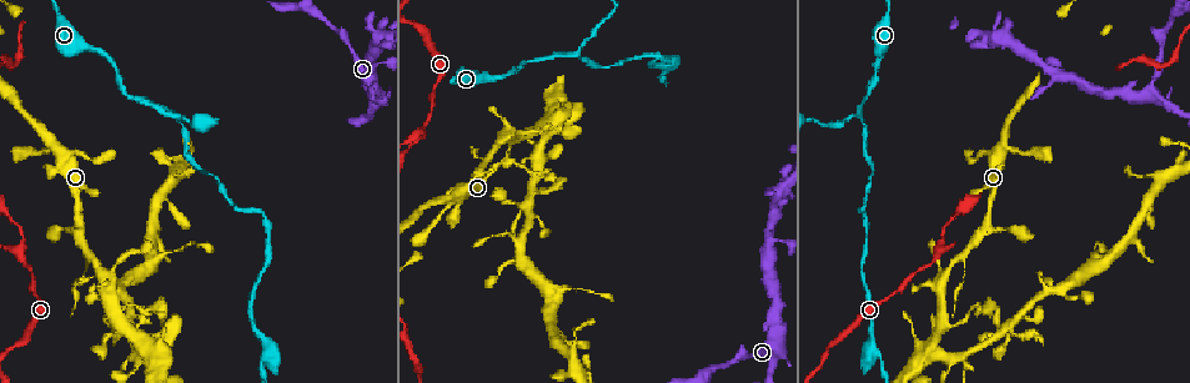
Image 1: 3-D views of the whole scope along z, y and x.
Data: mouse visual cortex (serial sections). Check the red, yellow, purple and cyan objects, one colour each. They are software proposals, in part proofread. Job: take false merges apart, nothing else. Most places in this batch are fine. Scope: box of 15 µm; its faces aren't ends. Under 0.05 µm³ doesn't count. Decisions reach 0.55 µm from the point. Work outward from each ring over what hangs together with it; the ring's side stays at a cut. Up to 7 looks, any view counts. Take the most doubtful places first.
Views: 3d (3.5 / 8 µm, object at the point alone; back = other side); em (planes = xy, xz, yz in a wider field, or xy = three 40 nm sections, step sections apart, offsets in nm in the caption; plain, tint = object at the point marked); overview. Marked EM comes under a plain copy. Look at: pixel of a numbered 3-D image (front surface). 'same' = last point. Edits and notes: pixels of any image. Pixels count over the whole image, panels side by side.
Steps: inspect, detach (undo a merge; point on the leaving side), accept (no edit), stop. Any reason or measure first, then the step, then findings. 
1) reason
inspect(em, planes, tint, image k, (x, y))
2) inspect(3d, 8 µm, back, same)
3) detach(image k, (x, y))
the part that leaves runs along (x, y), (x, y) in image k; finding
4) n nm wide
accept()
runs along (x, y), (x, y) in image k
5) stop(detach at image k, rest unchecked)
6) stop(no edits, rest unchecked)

three arms meet
inspect(3d, 3.5 µm, image 1, (575, 55))

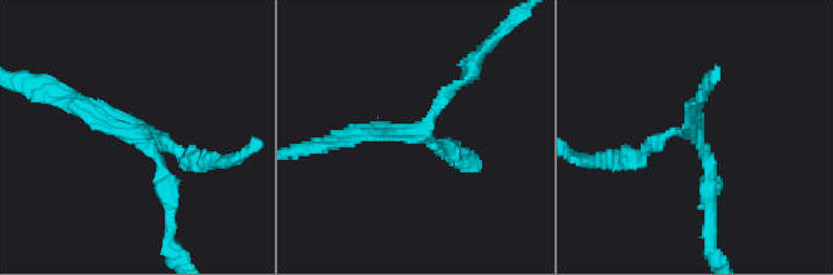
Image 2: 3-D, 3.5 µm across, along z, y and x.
arms of 150, 200, 200 nm
accept()
one cell here

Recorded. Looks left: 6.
branch point
inspect(3d, 8 µm, image 1, (369, 68))

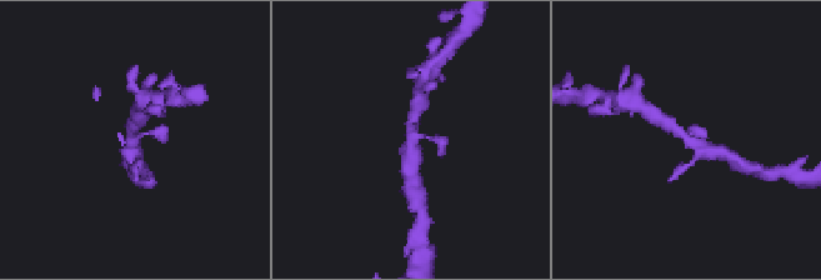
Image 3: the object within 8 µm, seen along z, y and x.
inspect(3d, 3.5 µm, image 3, (689, 138))

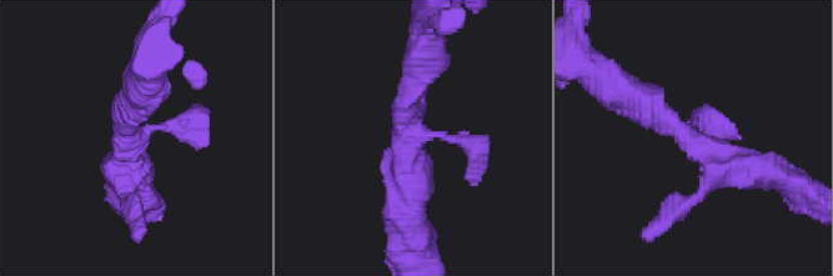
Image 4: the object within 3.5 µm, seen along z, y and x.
accept()
runs along (768, 174), (717, 162), (631, 93) in image 4; all the same cell

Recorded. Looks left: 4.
branch point
inspect(3d, 3.5 µm, image 1, (115, 316))

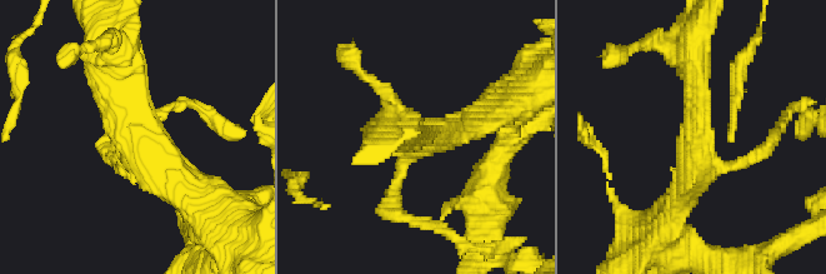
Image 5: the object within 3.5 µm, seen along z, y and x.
3 arms; arms of 150, 350, 400 nm; need the tissue
inspect(em, xy, step 1, tint, image 5, (141, 139))

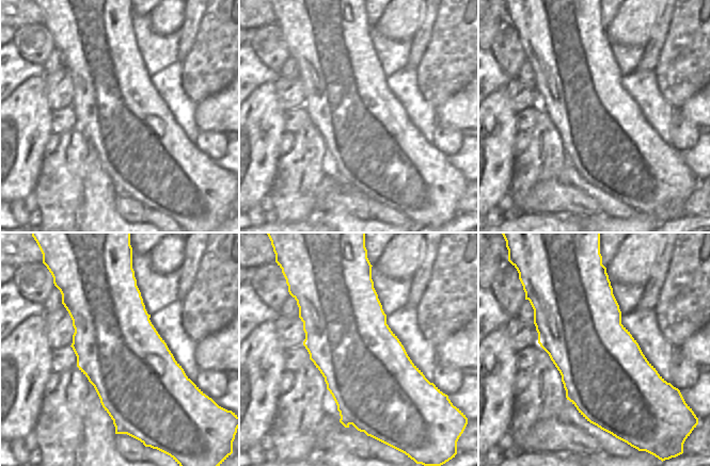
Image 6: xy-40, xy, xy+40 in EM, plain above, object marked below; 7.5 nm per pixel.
accept()
runs along (118, 64), (129, 130), (194, 207) in image 5; one cell here

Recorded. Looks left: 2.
stop(no edits, rest unchecked)

